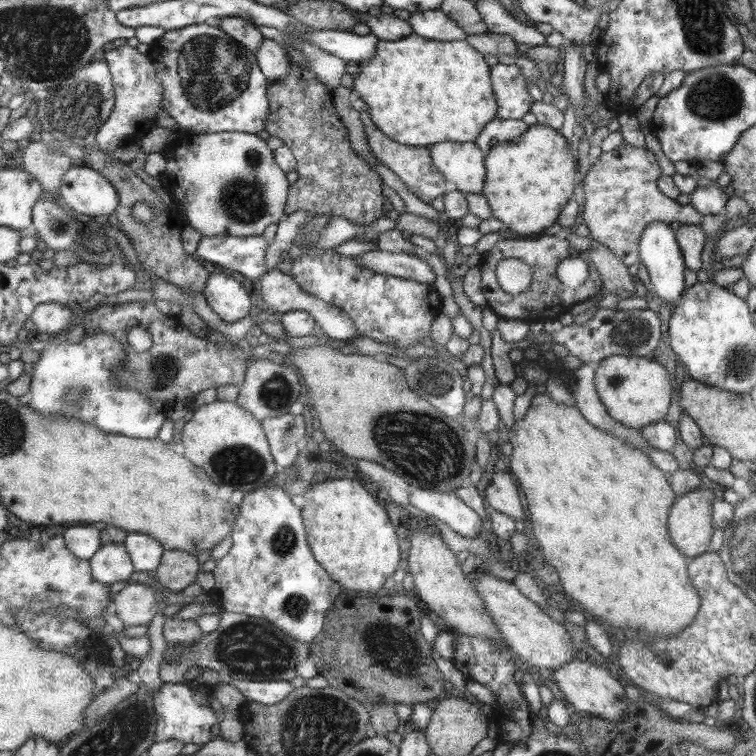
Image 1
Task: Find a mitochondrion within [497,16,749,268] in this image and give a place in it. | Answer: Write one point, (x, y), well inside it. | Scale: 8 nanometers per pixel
(714, 97)

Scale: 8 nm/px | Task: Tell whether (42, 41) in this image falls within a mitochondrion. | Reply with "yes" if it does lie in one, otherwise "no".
yes

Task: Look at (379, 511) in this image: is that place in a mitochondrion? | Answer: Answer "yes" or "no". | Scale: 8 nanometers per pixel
no

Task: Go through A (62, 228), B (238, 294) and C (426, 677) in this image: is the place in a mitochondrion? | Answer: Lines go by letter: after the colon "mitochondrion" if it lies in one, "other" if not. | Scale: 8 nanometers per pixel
A: mitochondrion
B: other
C: other

